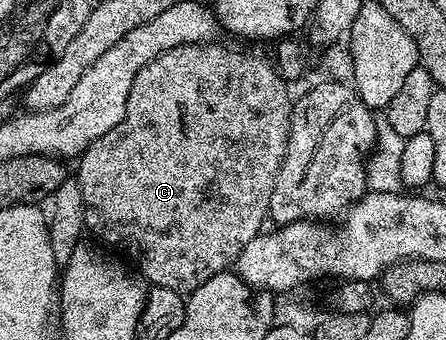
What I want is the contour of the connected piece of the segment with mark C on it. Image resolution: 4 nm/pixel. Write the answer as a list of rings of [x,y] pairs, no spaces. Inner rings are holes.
[[[216,44],[174,47],[158,55],[158,59],[146,63],[146,67],[138,71],[134,87],[130,87],[130,95],[126,99],[126,115],[122,123],[118,123],[118,127],[106,131],[106,135],[90,143],[88,150],[81,153],[78,158],[80,164],[78,180],[82,200],[85,203],[84,223],[87,232],[89,234],[92,232],[97,237],[95,238],[97,242],[105,241],[100,243],[121,249],[125,253],[123,256],[135,266],[149,286],[166,287],[181,295],[192,293],[198,287],[202,287],[206,279],[235,266],[242,247],[246,247],[246,243],[250,243],[250,239],[257,237],[265,228],[264,217],[266,221],[269,216],[270,199],[276,186],[276,176],[288,146],[288,132],[294,104],[293,94],[288,94],[289,82],[281,76],[273,62],[271,65],[270,62],[254,57],[250,53],[239,53],[236,49],[227,49],[224,45]]]

